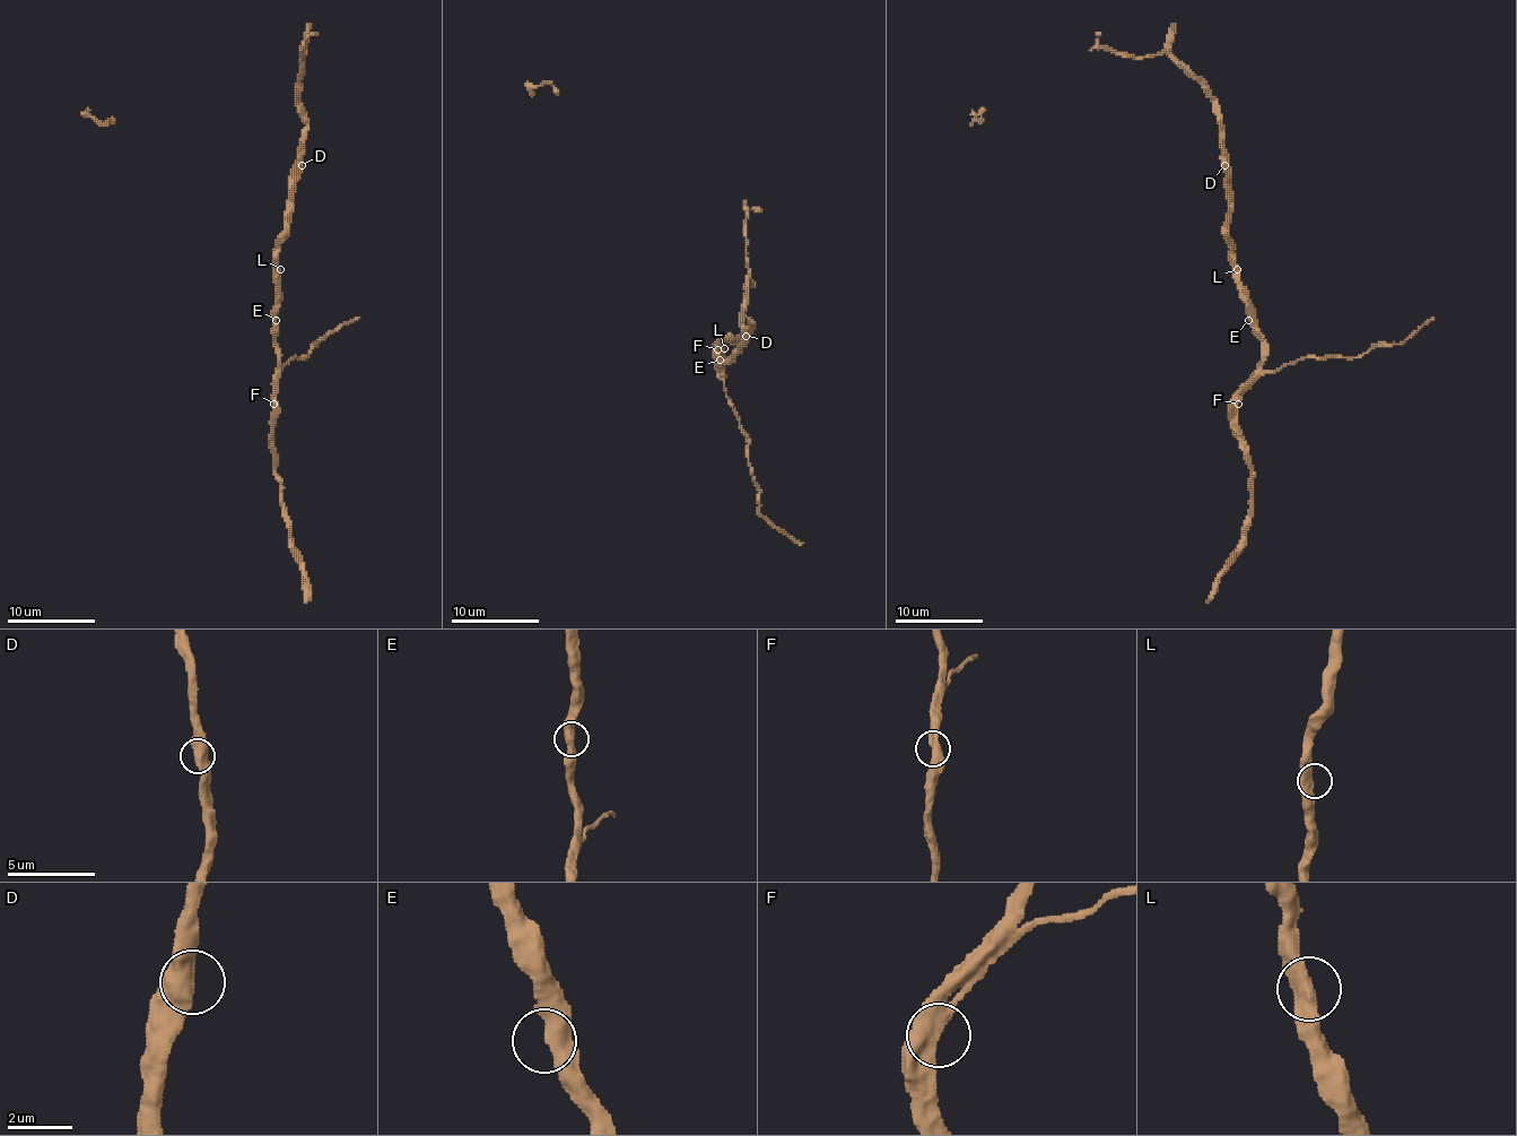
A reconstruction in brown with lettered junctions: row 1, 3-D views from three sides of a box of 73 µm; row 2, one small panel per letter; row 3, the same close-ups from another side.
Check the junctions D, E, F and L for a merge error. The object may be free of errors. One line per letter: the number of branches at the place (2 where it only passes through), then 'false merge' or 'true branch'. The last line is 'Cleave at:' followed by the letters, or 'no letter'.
D: branches 2; true branch
E: branches 2; true branch
F: branches 2; true branch
L: branches 2; true branch
Cleave at: no letter

